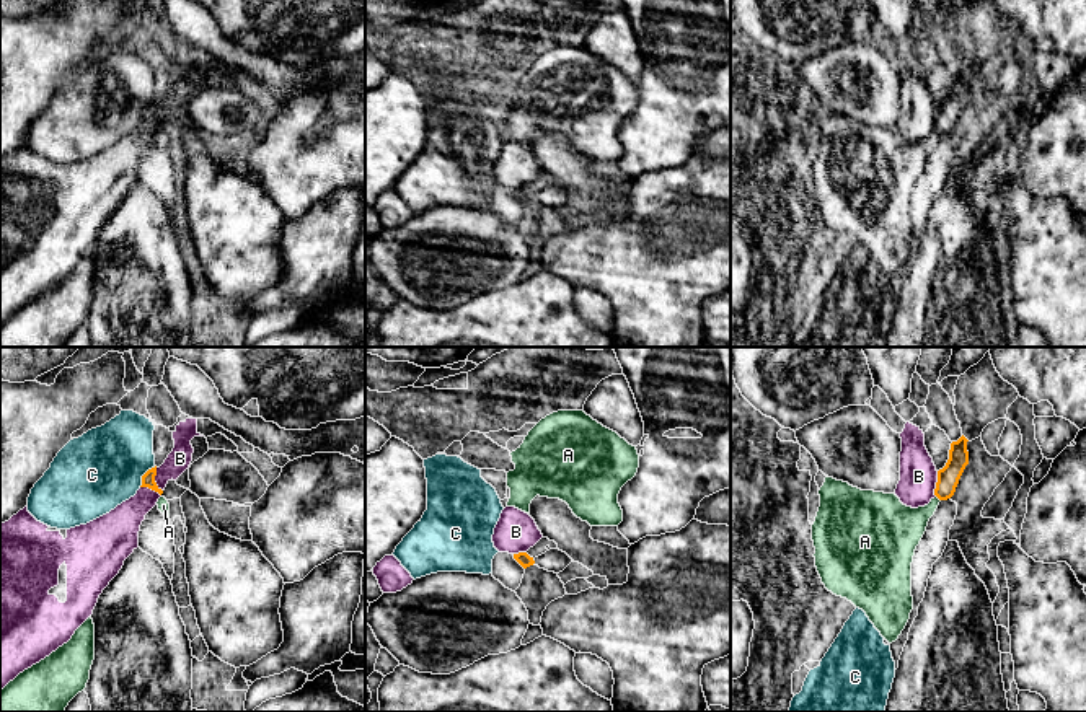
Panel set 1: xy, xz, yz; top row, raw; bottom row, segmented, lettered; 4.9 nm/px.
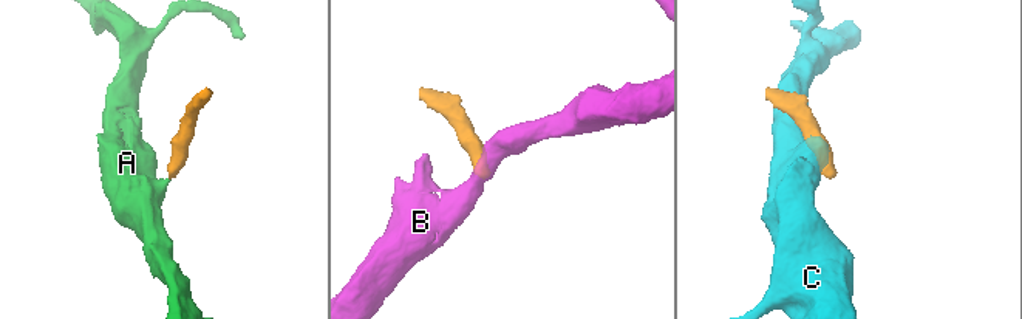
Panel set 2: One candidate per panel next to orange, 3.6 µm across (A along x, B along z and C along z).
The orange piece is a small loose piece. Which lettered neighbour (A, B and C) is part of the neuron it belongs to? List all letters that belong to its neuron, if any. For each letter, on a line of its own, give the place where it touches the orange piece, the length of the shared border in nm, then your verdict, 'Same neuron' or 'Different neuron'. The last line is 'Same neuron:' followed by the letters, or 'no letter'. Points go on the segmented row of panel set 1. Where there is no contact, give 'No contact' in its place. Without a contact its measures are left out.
A: Touches orange at yz (938, 497). Shared border 40 nm. Different neuron
B: Touches orange at xy (155, 483). Shared border 150 nm. Different neuron
C: Touches orange at xy (144, 474). Shared border 130 nm. Different neuron
Same neuron: no letter

